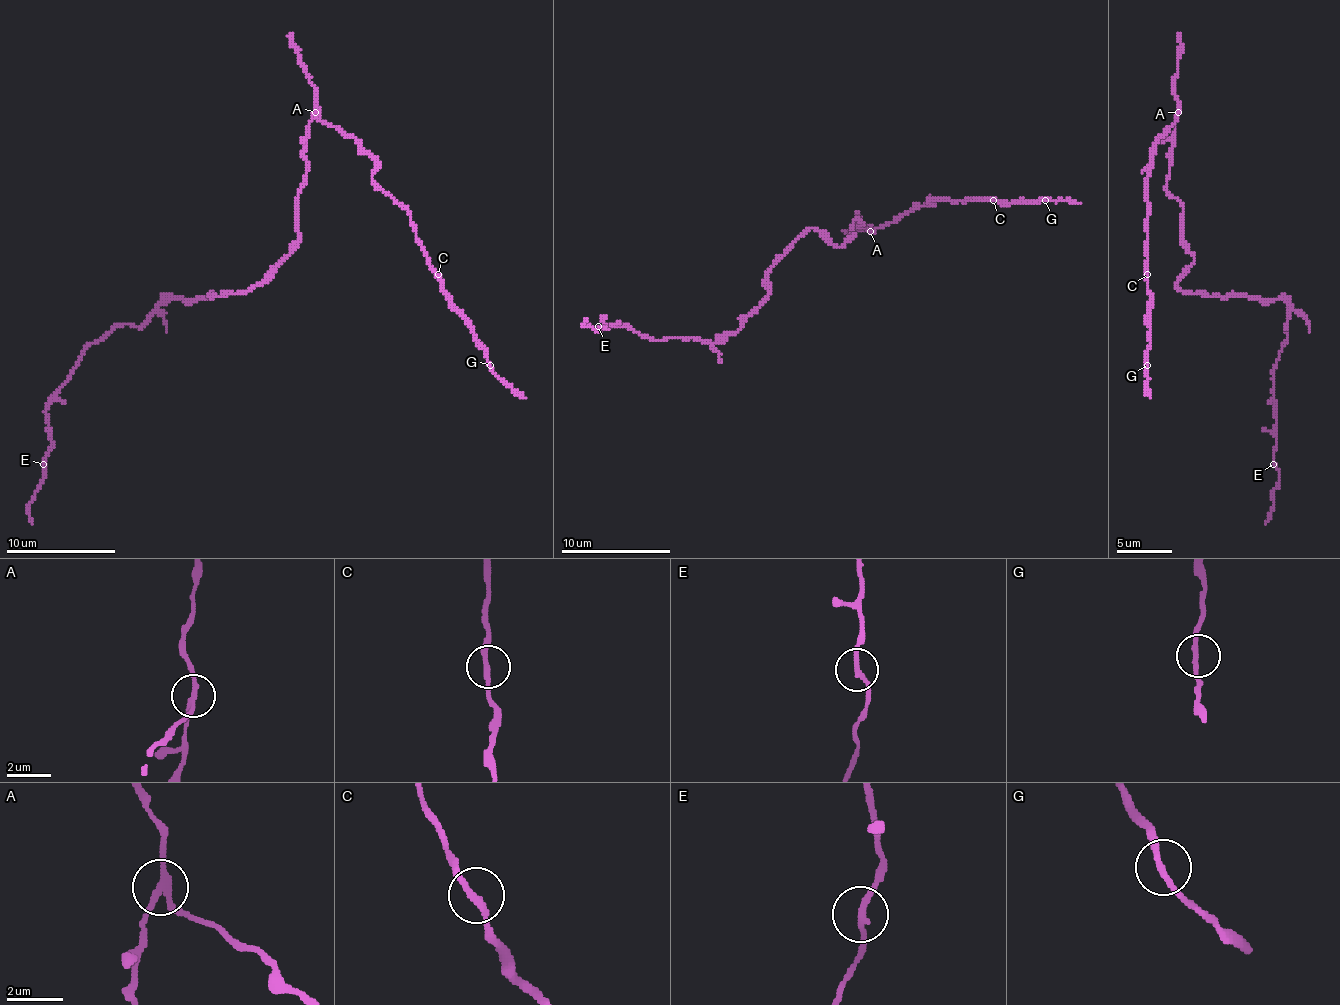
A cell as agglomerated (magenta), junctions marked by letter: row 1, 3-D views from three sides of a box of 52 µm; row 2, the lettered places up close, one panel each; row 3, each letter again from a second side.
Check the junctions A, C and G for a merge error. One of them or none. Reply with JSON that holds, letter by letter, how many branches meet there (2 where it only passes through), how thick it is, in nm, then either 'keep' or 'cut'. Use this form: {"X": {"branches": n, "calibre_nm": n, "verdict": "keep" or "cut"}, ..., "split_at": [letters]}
{"A": {"branches": 3, "calibre_nm": 190, "verdict": "cut"}, "C": {"branches": 2, "calibre_nm": 220, "verdict": "keep"}, "G": {"branches": 2, "calibre_nm": 220, "verdict": "keep"}, "split_at": ["A"]}

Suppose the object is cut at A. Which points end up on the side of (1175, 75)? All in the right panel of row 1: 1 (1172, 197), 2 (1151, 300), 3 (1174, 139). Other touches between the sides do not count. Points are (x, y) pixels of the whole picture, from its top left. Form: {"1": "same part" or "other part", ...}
{"1": "other part", "2": "same part", "3": "other part"}

